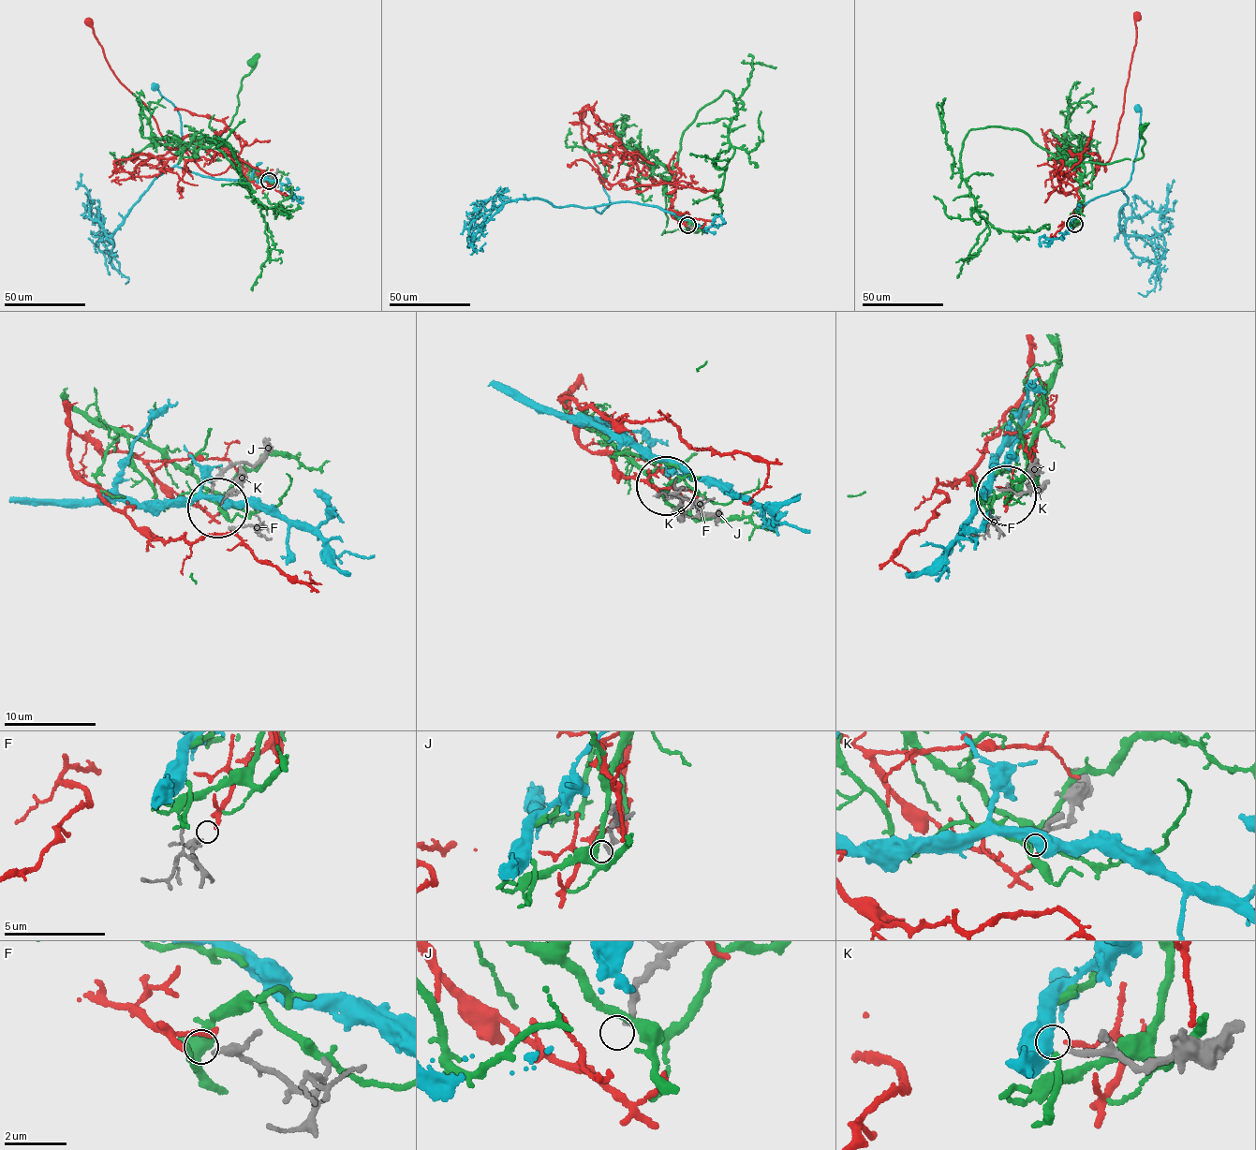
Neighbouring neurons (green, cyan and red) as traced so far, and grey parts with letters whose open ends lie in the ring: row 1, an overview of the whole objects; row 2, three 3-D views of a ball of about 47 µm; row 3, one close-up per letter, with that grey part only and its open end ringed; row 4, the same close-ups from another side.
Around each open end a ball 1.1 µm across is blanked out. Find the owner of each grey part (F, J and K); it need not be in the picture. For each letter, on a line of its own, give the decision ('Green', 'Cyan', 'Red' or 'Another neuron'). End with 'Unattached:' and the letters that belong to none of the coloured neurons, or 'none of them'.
F: Red
J: Another neuron
K: Another neuron
Unattached: J, K

